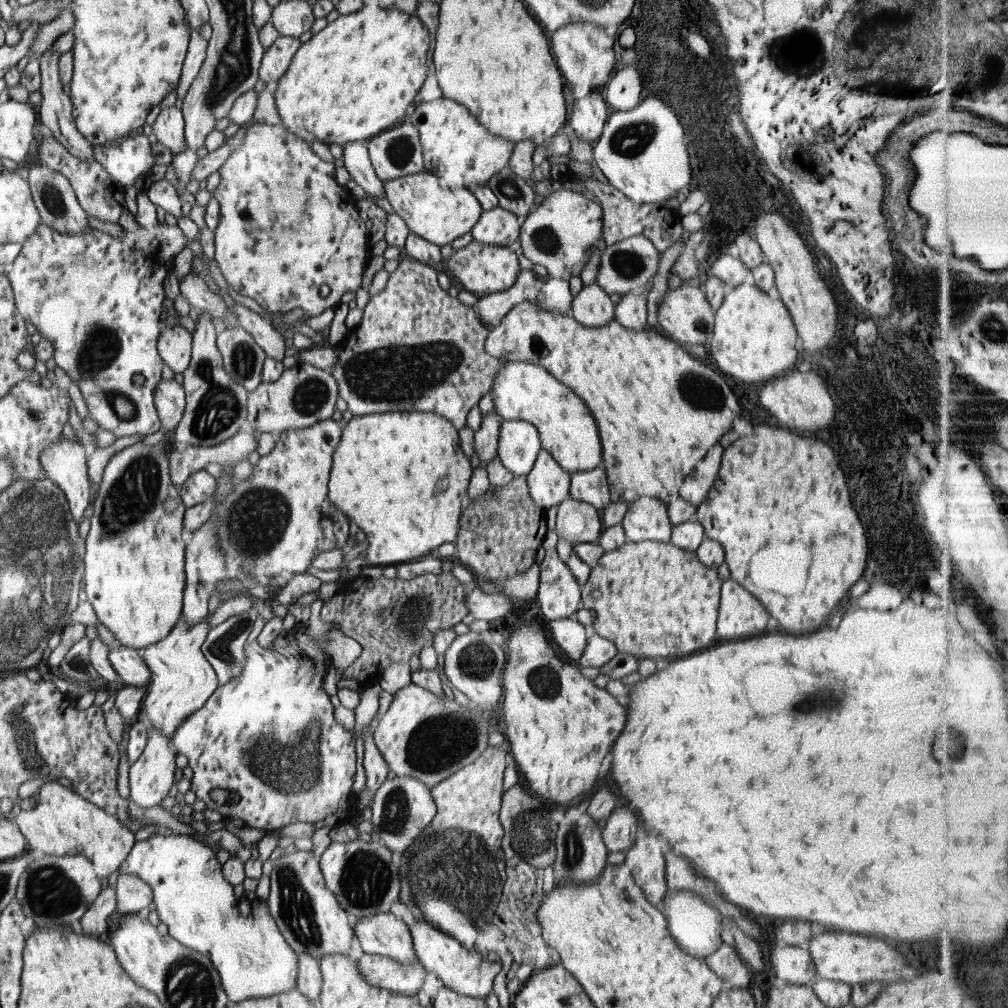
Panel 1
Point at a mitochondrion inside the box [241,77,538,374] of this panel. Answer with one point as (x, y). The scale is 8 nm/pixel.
(400, 150)

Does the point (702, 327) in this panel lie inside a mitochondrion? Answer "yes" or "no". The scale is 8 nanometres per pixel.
no

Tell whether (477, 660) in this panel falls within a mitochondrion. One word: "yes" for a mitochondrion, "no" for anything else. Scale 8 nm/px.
yes

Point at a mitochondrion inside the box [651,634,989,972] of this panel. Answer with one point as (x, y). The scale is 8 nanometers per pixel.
(957, 752)

